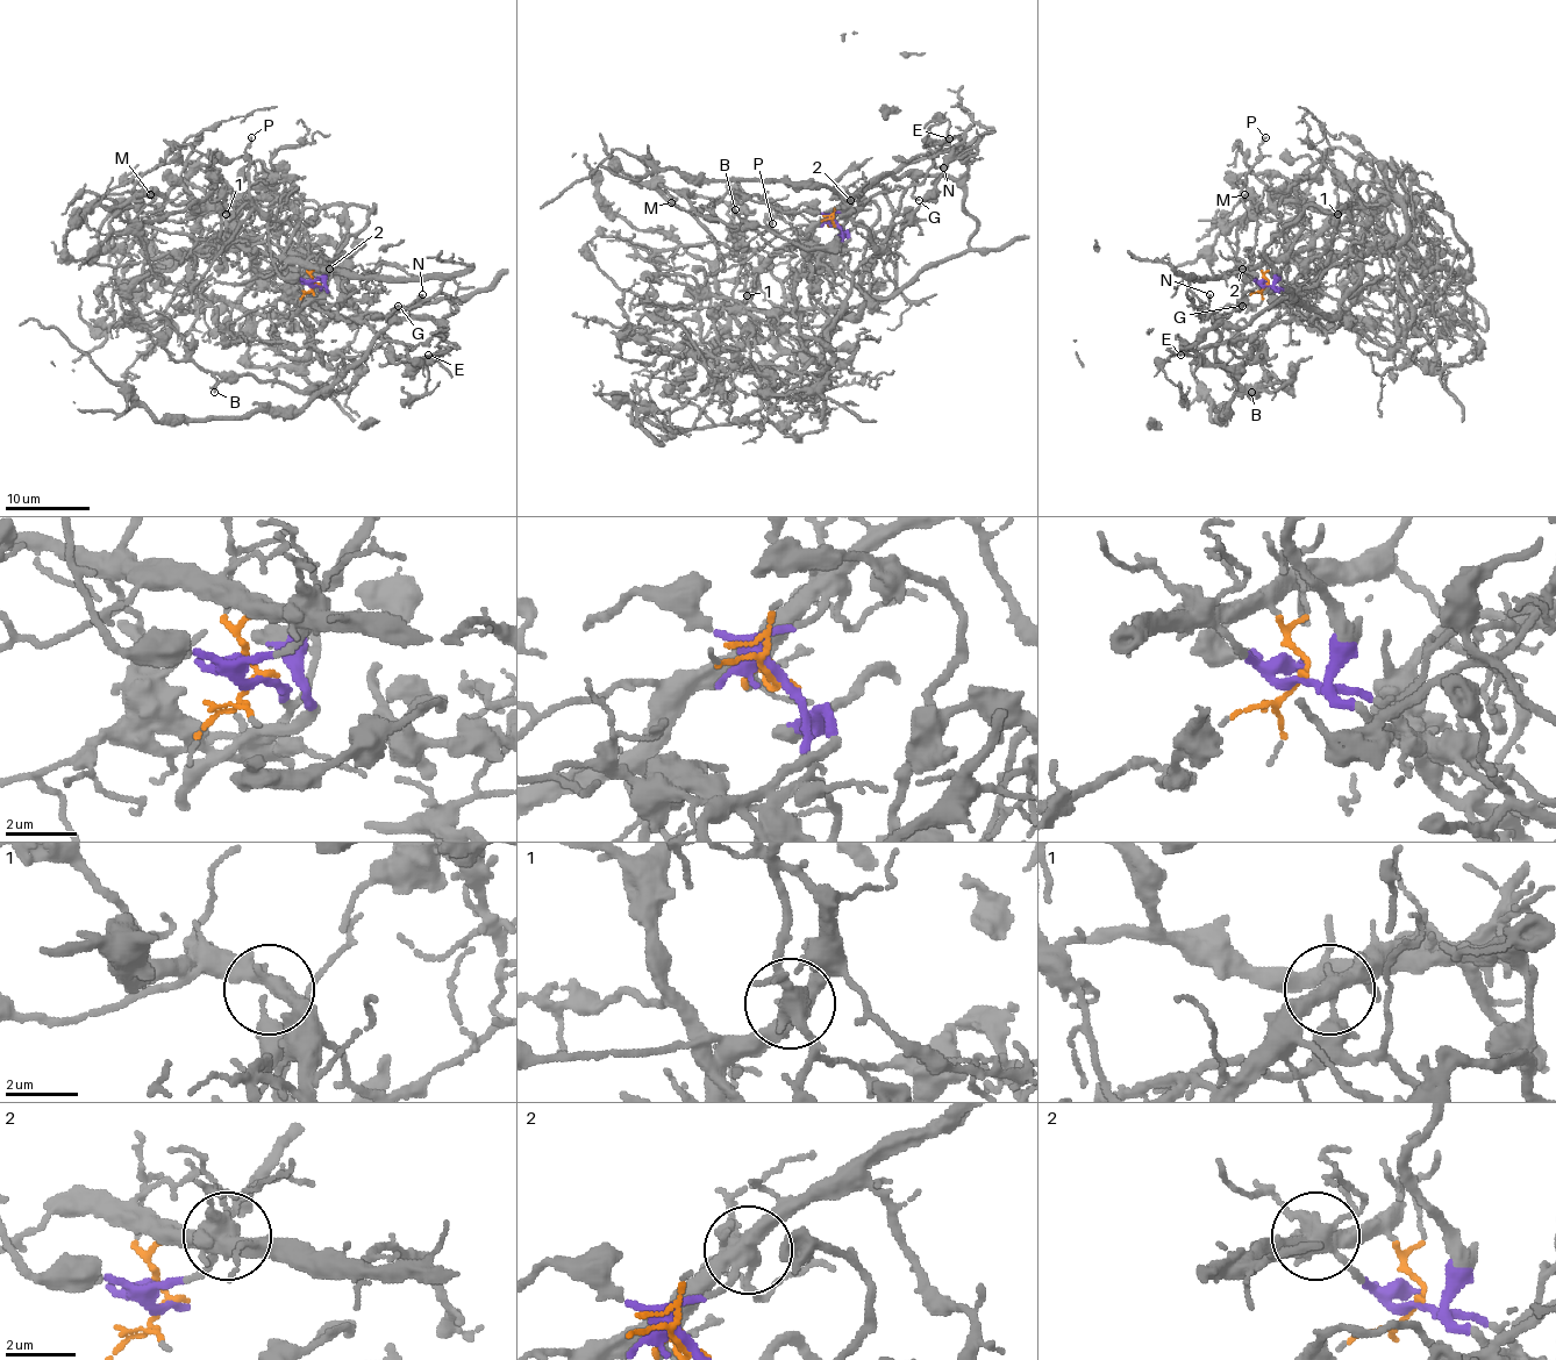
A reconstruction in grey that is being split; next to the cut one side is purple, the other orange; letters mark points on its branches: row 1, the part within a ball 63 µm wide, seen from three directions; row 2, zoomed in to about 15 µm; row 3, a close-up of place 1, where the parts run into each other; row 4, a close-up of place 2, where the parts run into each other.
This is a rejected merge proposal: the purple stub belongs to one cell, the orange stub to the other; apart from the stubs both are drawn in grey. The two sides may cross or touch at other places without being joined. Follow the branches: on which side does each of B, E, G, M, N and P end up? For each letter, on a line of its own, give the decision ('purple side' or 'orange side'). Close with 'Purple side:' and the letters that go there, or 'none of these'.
B: orange side
E: orange side
G: orange side
M: orange side
N: orange side
P: purple side
Purple side: P

